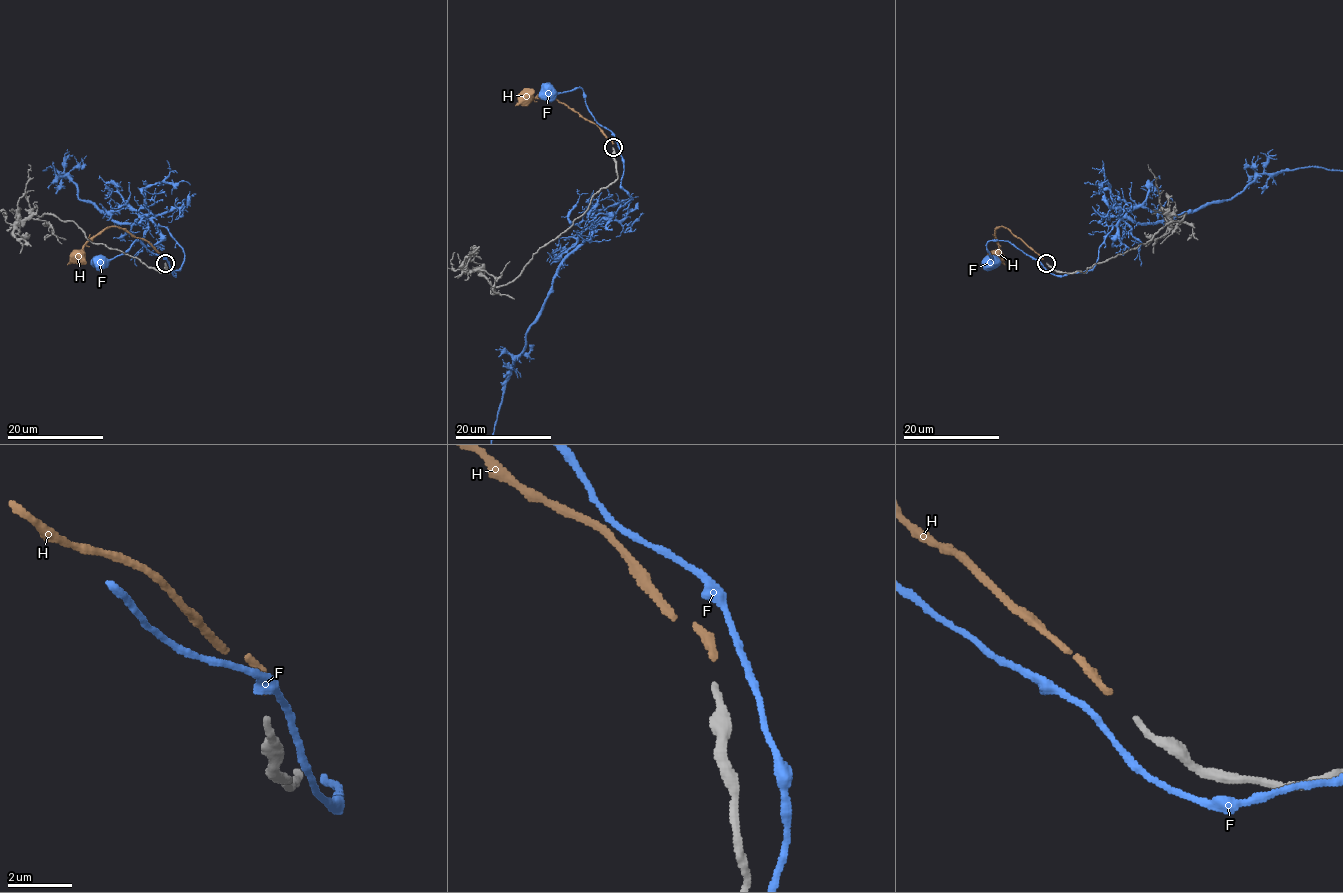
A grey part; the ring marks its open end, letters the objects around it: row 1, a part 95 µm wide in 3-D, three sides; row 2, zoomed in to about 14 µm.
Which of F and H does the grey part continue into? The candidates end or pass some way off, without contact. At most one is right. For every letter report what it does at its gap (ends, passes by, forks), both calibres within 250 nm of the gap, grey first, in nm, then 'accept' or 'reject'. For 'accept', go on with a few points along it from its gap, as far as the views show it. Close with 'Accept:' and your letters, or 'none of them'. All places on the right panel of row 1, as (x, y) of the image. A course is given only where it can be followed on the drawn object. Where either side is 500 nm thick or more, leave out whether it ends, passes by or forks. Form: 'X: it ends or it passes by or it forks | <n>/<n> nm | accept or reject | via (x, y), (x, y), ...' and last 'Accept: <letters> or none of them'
F: it passes by | 200/190 nm | reject
H: it ends | 200/240 nm | accept | via (1043, 259), (1003, 226), (995, 231), (998, 246), (991, 253), (993, 254)
Accept: H

